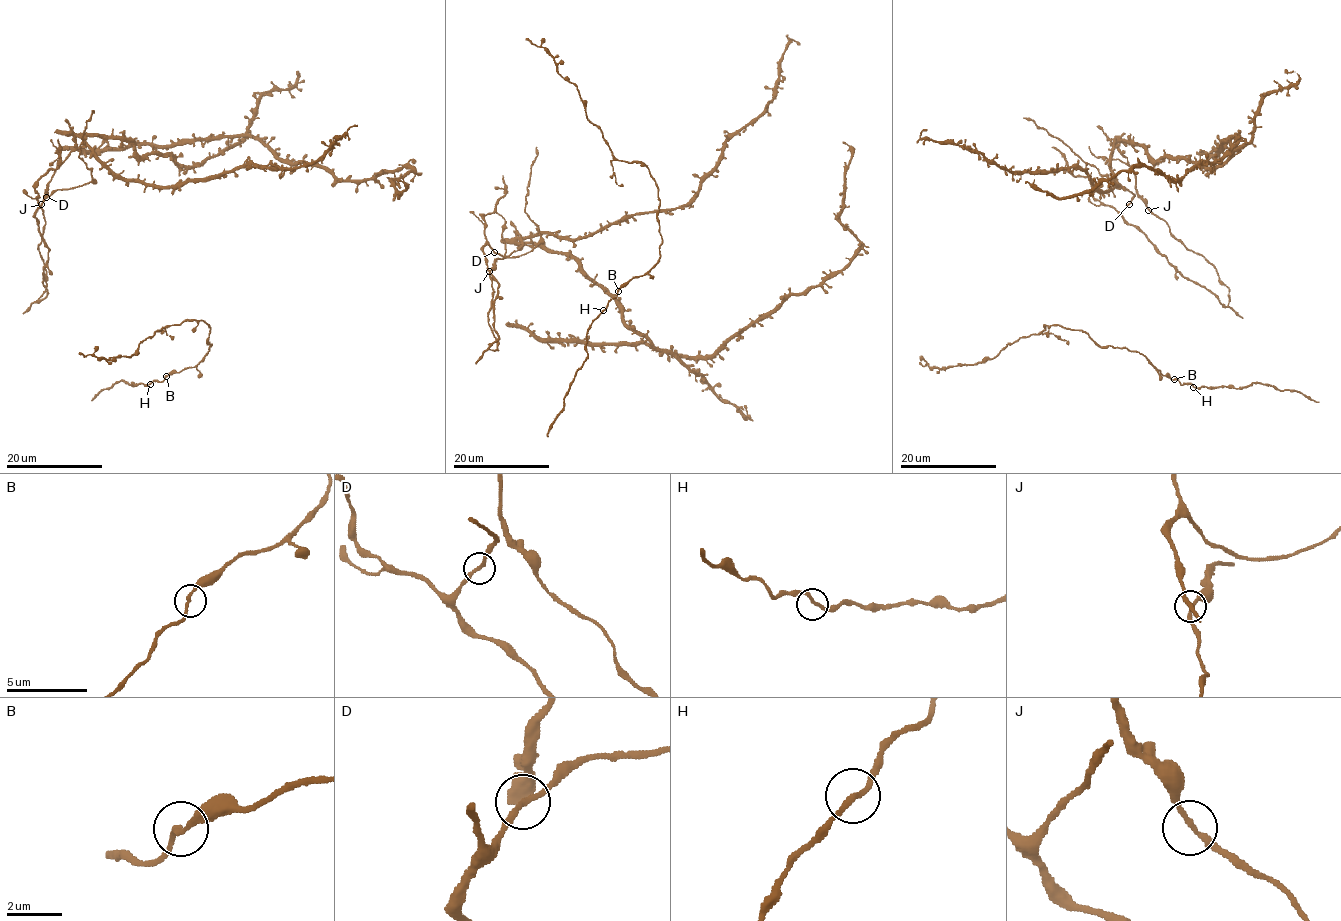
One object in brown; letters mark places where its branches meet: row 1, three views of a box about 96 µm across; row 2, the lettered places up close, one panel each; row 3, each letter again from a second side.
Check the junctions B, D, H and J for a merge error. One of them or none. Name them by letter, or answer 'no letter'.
no letter

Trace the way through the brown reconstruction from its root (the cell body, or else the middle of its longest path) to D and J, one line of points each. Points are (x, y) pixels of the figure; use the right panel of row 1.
D: (1171, 233), (1216, 269), (1229, 289), (1226, 306), (1204, 287), (1187, 280), (1126, 221), (1122, 211), (1129, 204)
J: (1171, 233), (1169, 226), (1148, 210)

